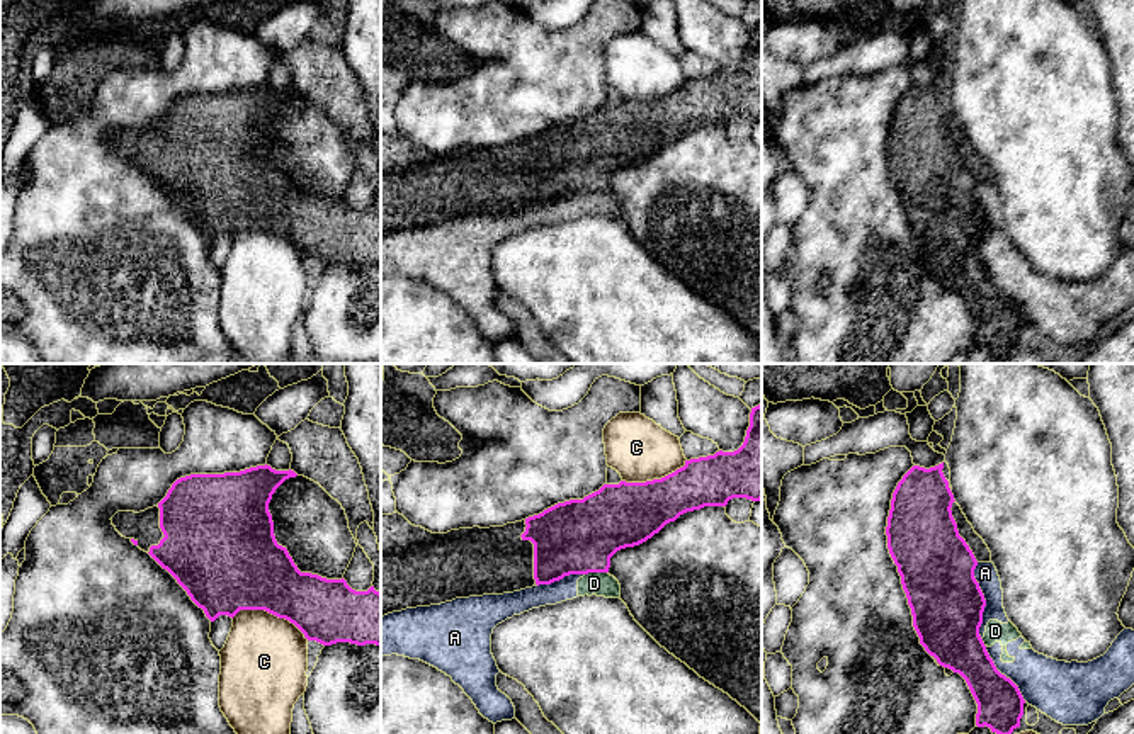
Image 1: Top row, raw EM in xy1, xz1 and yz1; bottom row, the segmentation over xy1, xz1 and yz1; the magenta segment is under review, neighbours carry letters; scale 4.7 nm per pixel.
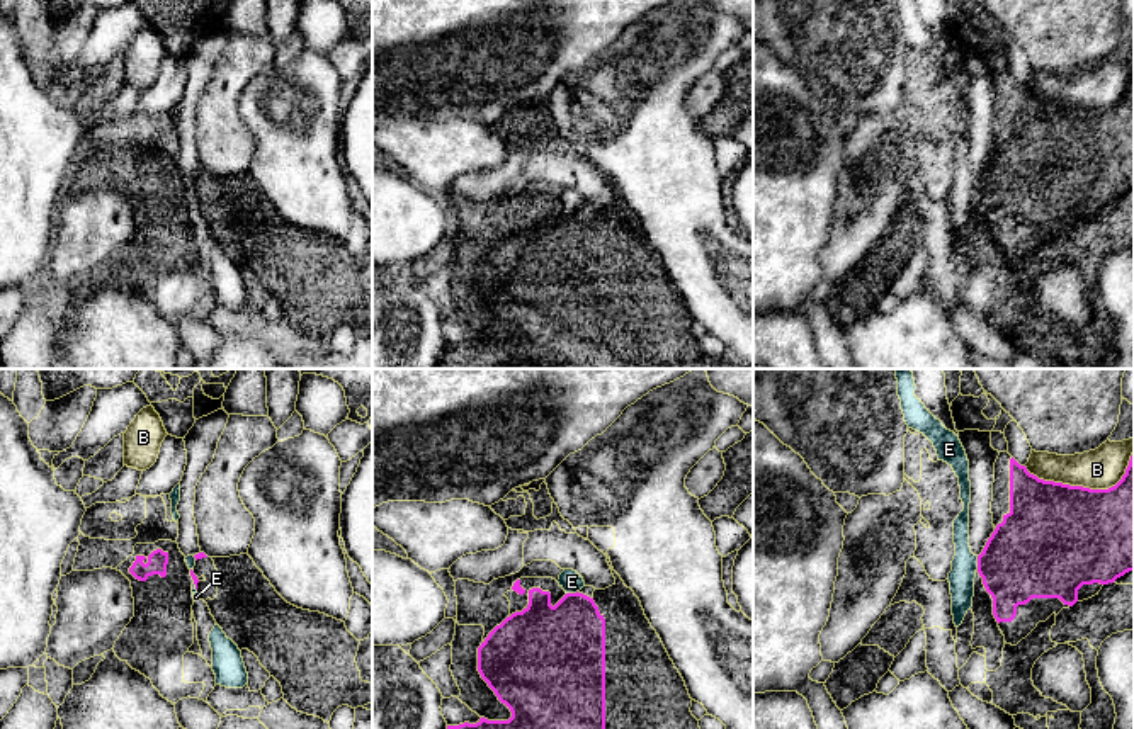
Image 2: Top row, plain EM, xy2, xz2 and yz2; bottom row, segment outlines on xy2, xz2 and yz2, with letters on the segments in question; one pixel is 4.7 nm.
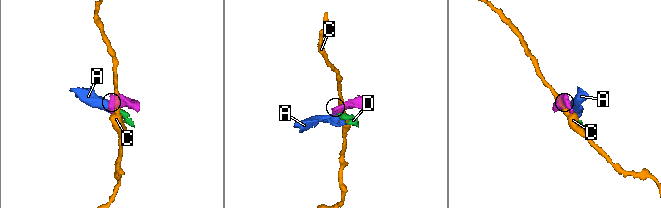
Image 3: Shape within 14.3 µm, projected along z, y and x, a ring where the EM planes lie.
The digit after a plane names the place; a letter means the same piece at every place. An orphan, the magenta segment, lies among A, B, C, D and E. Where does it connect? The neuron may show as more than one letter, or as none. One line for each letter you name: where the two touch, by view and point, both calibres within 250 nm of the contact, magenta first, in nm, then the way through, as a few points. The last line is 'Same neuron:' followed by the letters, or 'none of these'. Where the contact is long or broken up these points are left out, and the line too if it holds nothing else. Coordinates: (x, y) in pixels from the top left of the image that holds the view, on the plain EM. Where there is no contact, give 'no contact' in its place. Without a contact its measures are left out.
Same neuron: none of these

